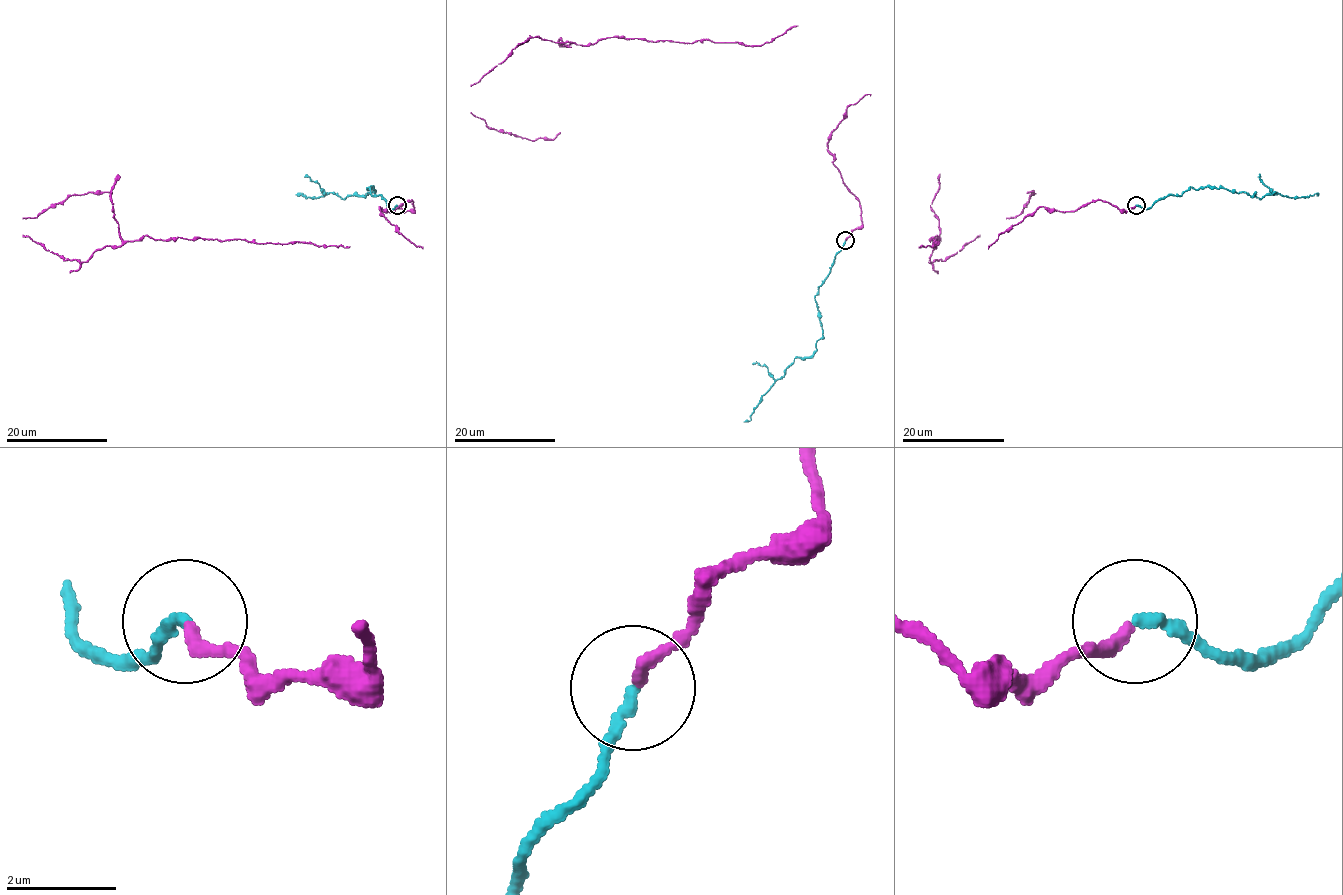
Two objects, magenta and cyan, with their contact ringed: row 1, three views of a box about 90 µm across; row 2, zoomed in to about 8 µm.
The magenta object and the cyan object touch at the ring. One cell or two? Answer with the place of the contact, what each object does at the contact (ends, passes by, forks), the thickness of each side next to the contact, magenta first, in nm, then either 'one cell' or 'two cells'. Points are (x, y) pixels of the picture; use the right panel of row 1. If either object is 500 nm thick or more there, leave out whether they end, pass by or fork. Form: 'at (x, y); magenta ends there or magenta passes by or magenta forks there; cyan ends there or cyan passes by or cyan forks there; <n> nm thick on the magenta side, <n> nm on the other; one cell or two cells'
at (1136, 205); magenta ends there; cyan ends there; 240 nm thick on the magenta side, 200 nm on the other; one cell

